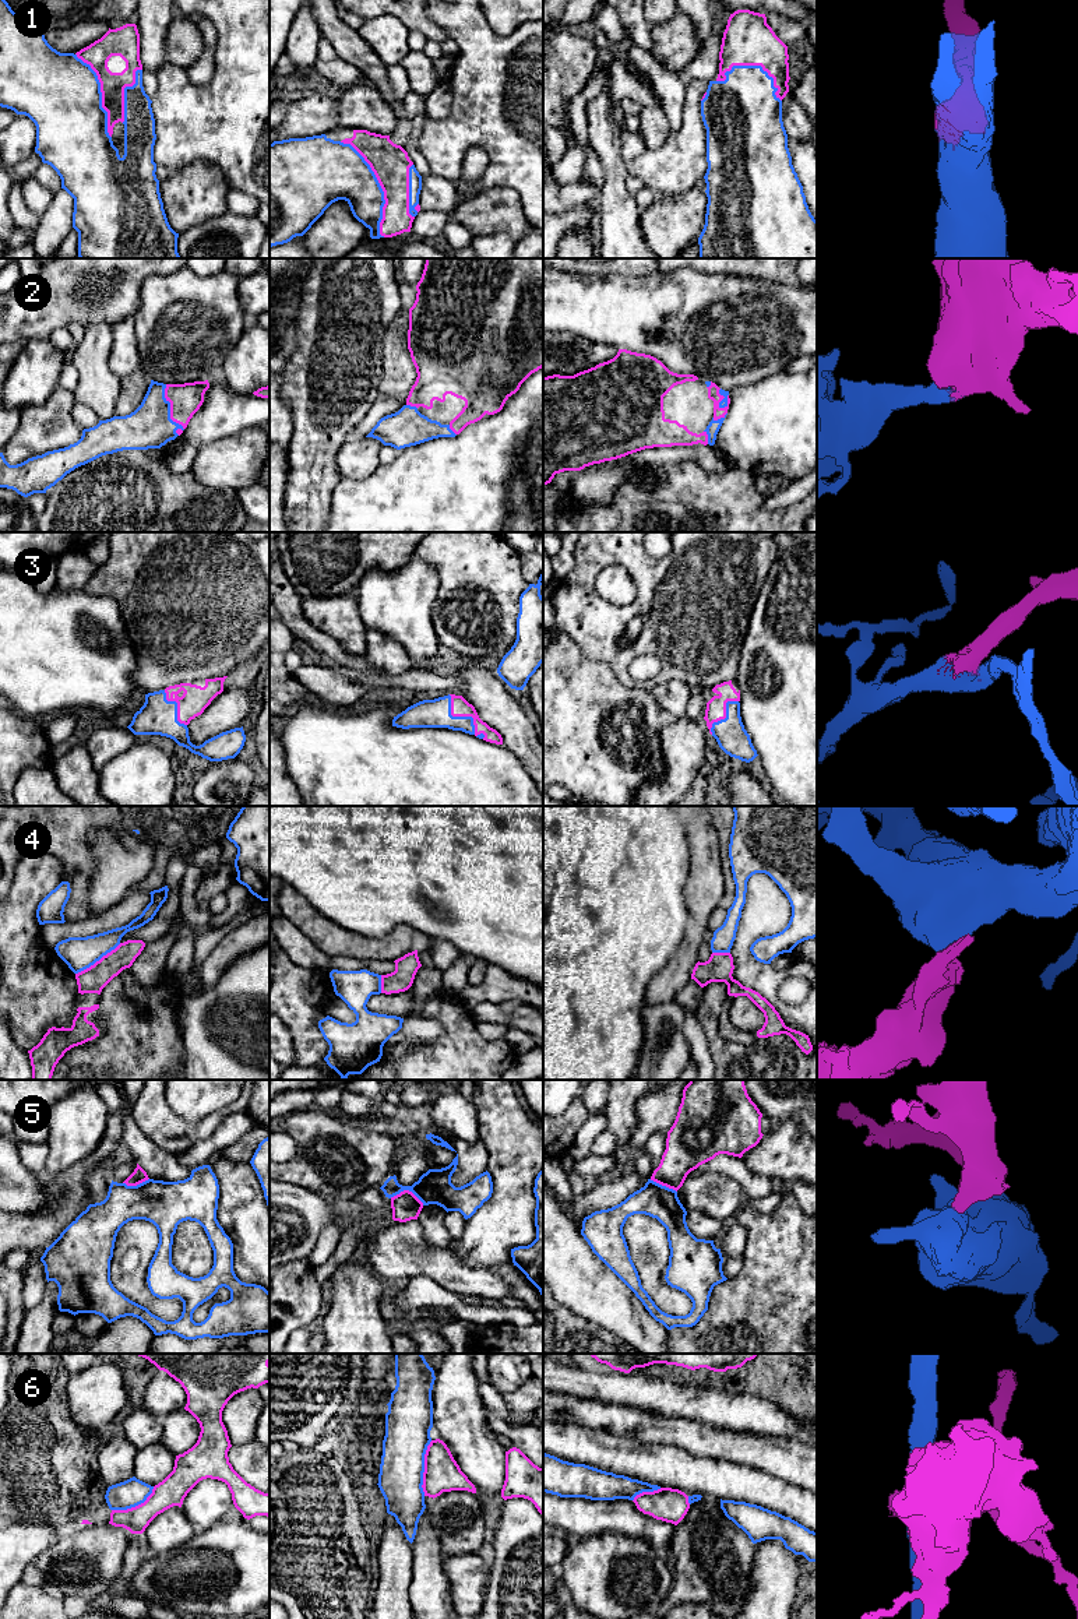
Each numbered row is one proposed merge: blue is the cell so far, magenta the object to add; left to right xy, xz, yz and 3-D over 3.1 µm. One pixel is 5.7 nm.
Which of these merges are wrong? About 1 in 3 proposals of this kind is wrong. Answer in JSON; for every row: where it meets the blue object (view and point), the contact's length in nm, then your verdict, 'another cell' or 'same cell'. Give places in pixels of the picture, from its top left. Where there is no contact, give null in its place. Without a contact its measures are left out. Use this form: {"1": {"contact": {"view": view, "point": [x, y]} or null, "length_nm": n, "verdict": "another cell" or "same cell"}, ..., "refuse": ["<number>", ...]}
{"1": {"contact": {"view": "xz", "point": [380, 186]}, "length_nm": 600, "verdict": "same cell"}, "2": {"contact": {"view": "xy", "point": [169, 412]}, "length_nm": 300, "verdict": "same cell"}, "3": {"contact": {"view": "xz", "point": [465, 717]}, "length_nm": 320, "verdict": "same cell"}, "4": {"contact": {"view": "xy", "point": [98, 960]}, "length_nm": 320, "verdict": "another cell"}, "5": {"contact": {"view": "xz", "point": [407, 1189]}, "length_nm": 200, "verdict": "another cell"}, "6": {"contact": {"view": "xz", "point": [423, 1468]}, "length_nm": 320, "verdict": "another cell"}, "refuse": ["4", "5", "6"]}

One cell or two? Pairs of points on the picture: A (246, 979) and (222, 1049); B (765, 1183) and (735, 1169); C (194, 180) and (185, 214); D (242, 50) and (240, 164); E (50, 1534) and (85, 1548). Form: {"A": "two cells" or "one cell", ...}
{"A": "one cell", "B": "one cell", "C": "one cell", "D": "one cell", "E": "two cells"}

